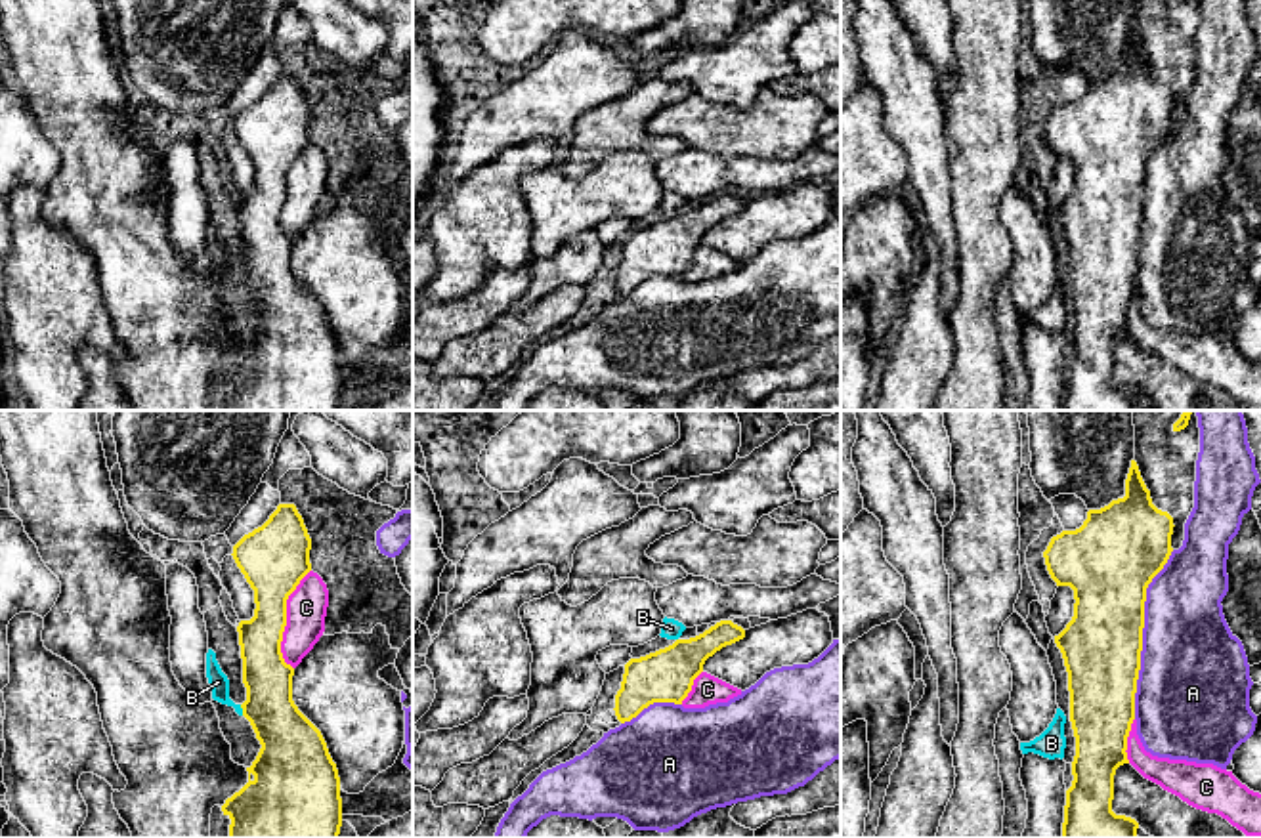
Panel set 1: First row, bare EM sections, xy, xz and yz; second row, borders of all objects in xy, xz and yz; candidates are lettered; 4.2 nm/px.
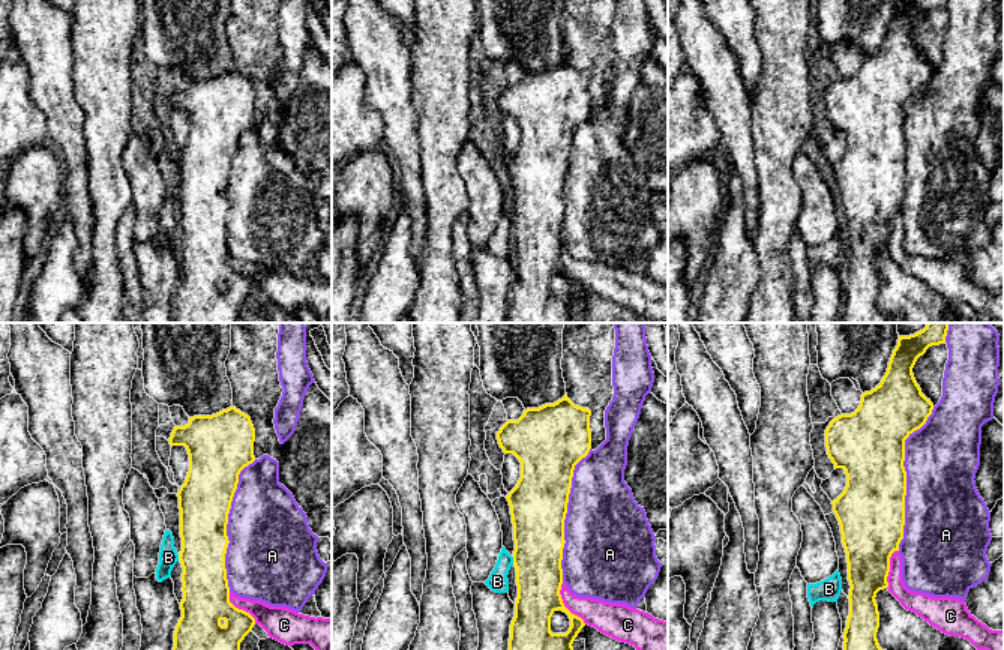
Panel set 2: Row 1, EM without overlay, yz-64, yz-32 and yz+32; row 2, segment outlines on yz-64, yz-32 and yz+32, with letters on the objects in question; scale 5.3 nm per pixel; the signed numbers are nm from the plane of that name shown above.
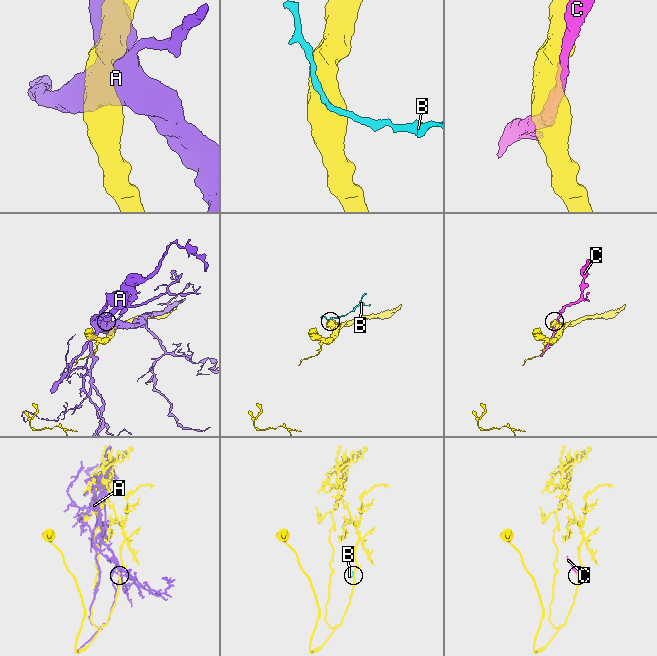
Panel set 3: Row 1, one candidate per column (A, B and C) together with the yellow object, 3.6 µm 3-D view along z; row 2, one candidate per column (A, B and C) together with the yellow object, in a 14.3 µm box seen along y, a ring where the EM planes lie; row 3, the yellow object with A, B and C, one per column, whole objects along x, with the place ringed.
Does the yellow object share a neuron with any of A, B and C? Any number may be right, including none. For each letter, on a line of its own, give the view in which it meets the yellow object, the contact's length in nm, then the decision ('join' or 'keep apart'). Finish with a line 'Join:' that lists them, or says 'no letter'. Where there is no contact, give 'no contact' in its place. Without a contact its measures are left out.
A: contact in yz; length 750 nm; keep apart
B: contact in xy; length 50 nm; keep apart
C: contact in xy; length 440 nm; keep apart
Join: no letter

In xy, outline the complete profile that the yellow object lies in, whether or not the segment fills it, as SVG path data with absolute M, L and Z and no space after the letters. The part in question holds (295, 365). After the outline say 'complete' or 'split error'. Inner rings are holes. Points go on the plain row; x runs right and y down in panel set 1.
M279 76L269 92L245 107L233 118L233 132L246 155L254 162L254 189L237 199L243 256L246 273L241 277L243 288L250 294L262 321L248 344L248 355L225 372L224 388L231 391L229 410L338 410L342 399L340 349L321 304L298 283L292 273L294 241L285 235L281 225L283 204L287 199L287 172L300 153L311 143L311 111L294 76Z; complete

